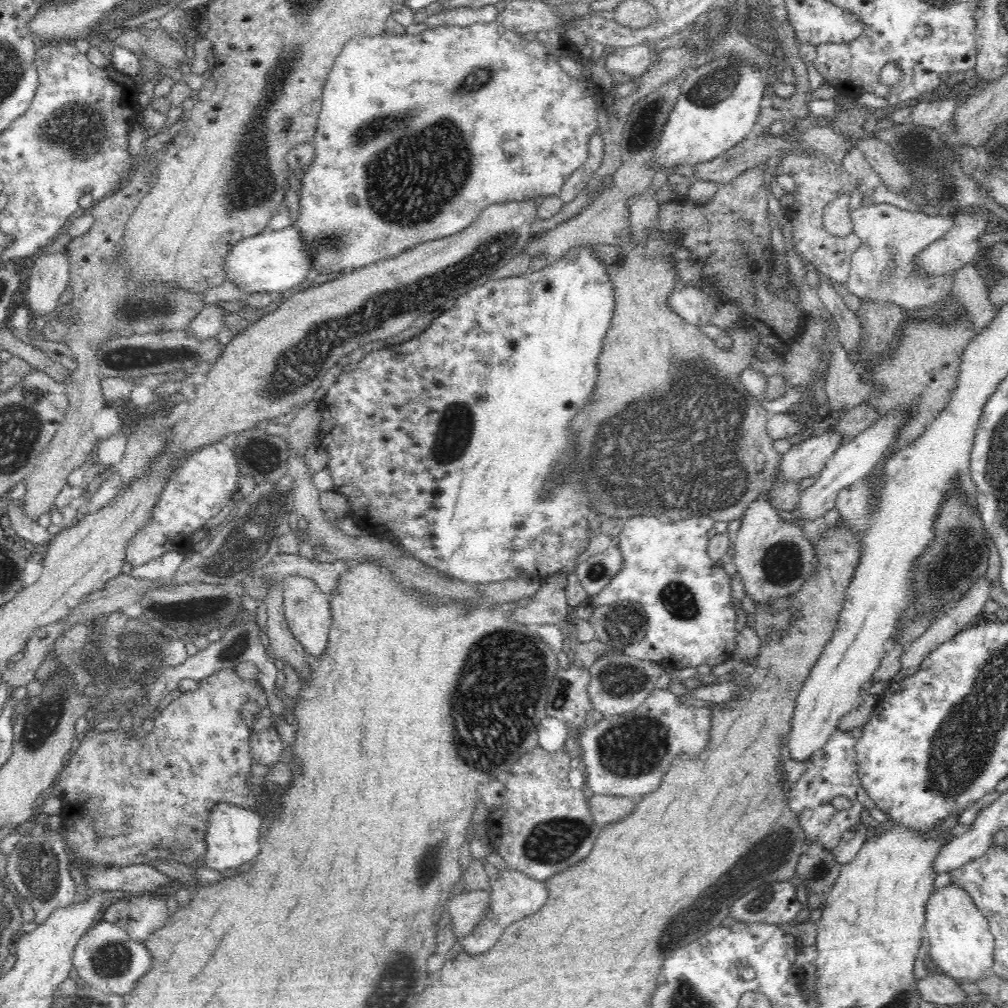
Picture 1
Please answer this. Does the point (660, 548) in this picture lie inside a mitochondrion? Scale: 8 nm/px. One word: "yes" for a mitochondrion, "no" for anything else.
no

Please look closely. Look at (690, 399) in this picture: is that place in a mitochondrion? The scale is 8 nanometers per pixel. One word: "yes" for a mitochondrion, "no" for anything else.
yes

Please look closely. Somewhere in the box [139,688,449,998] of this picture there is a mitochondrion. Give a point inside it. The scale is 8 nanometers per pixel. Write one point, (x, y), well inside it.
(421, 871)

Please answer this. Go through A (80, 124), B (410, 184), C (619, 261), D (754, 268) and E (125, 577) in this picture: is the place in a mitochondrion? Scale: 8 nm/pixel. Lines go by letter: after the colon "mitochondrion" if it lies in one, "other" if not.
A: mitochondrion
B: mitochondrion
C: other
D: other
E: other

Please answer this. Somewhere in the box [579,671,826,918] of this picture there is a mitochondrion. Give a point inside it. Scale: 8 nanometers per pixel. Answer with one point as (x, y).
(633, 747)

